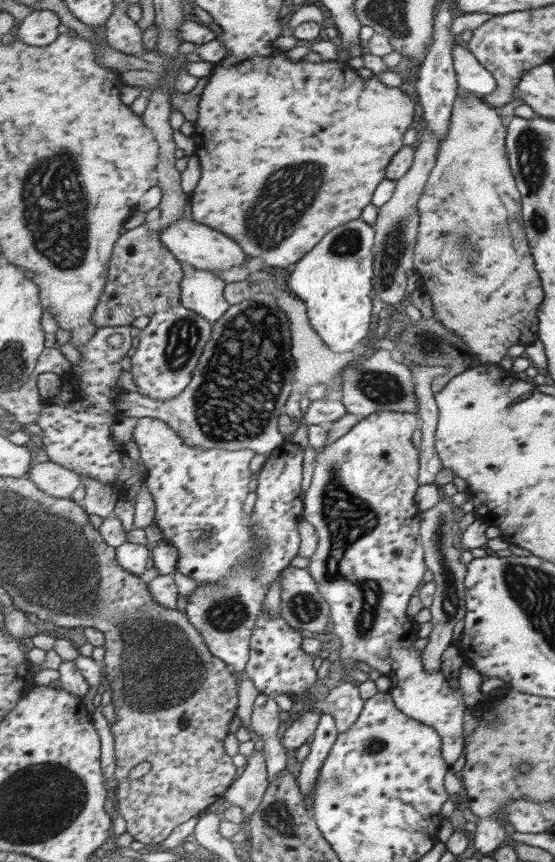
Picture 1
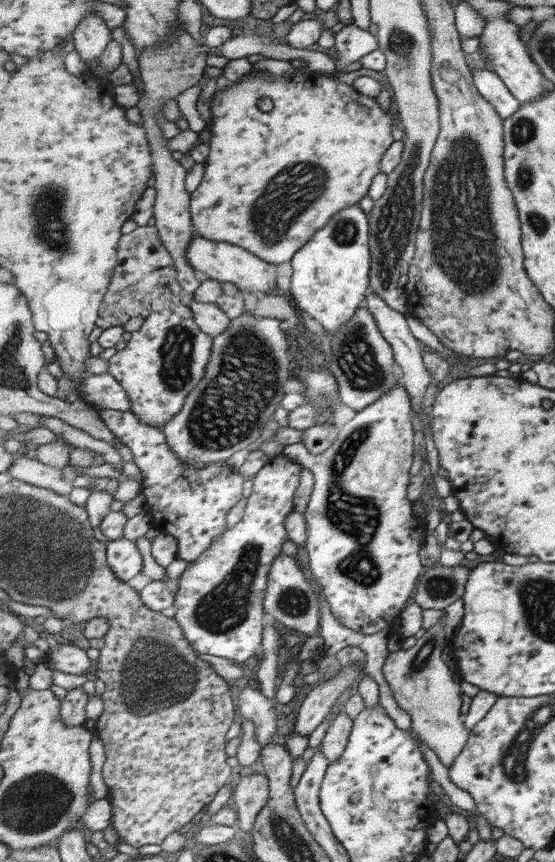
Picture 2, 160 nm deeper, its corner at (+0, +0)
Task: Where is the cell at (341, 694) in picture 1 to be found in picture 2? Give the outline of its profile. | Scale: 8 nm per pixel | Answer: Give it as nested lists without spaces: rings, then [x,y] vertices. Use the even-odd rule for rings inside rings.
[[[343,697],[338,705],[337,716],[332,720],[331,726],[328,728],[322,743],[322,753],[326,754],[329,764],[337,762],[341,755],[348,747],[348,742],[352,734],[354,721],[351,717],[344,712],[342,704],[346,701]]]

